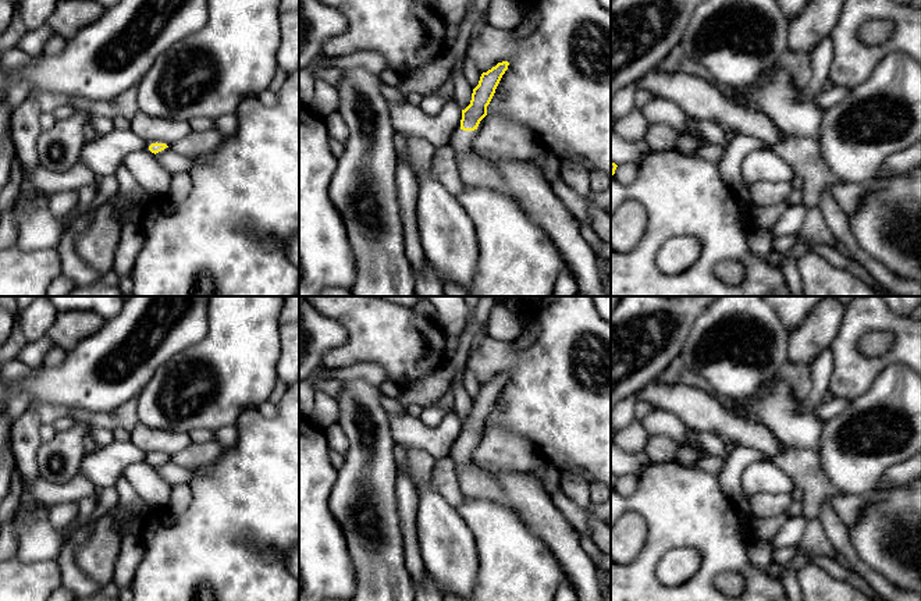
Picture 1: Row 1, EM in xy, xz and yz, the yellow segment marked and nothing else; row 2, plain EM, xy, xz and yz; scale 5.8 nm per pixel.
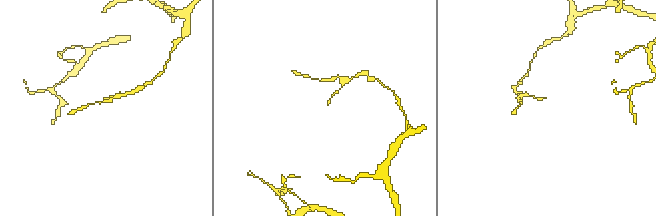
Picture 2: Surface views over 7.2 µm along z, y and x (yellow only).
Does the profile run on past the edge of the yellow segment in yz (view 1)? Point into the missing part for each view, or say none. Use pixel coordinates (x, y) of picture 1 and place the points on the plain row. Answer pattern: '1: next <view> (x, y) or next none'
1: next none

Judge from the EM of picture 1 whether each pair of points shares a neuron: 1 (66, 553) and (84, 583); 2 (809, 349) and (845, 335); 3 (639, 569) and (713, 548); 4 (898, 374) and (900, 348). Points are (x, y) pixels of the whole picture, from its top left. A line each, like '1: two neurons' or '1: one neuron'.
1: one neuron
2: two neurons
3: one neuron
4: two neurons

